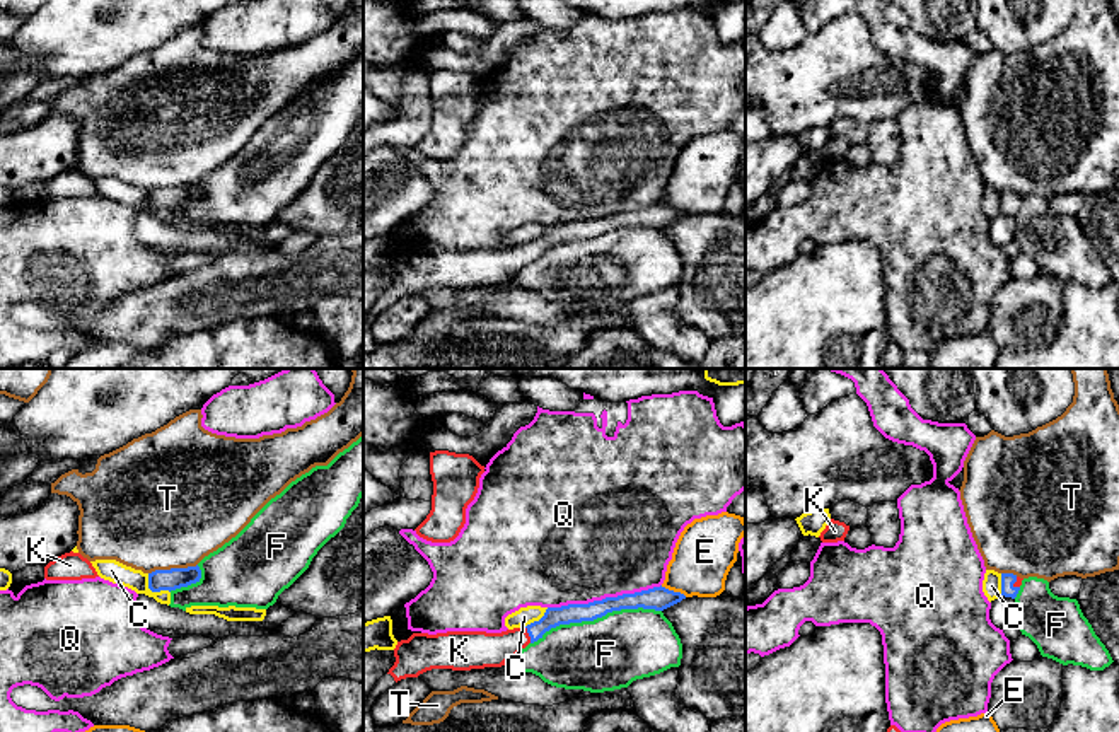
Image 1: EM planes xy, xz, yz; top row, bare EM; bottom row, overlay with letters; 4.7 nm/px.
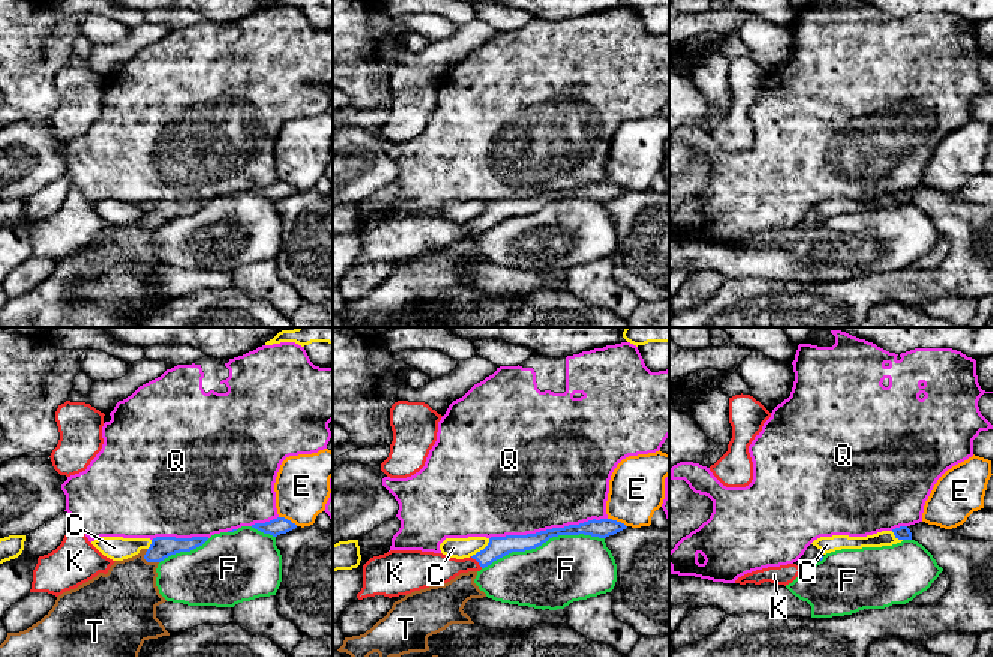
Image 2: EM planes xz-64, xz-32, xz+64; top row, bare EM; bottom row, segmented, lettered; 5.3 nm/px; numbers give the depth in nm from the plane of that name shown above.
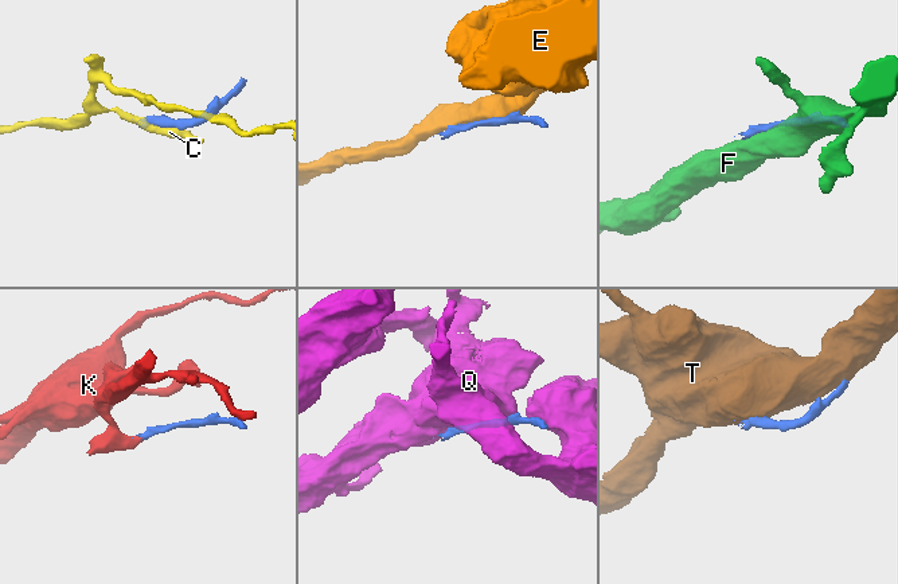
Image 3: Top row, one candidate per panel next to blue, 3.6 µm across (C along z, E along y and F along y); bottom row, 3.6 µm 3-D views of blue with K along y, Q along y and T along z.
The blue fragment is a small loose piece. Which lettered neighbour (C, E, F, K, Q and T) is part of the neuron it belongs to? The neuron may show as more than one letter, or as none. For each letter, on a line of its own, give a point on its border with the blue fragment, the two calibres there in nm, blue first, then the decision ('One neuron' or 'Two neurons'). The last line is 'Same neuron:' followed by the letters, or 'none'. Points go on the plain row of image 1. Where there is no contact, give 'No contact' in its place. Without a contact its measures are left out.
C: Touches blue at xy (152, 209). Thickness 100 nm (blue) against 100 nm. Two neurons
E: Touches blue at xz (672, 209). Thickness 110 nm (blue) against 280 nm. Two neurons
F: Touches blue at xz (596, 236). Thickness 100 nm (blue) against 340 nm. Two neurons
K: Touches blue at xz (529, 253). Thickness 100 nm (blue) against 180 nm. One neuron
Q: Touches blue at xz (606, 215). Thickness 110 nm (blue) against 500 nm. Two neurons
T: Touches blue at xy (173, 186). Thickness 100 nm (blue) against 500 nm. Two neurons
Same neuron: K

